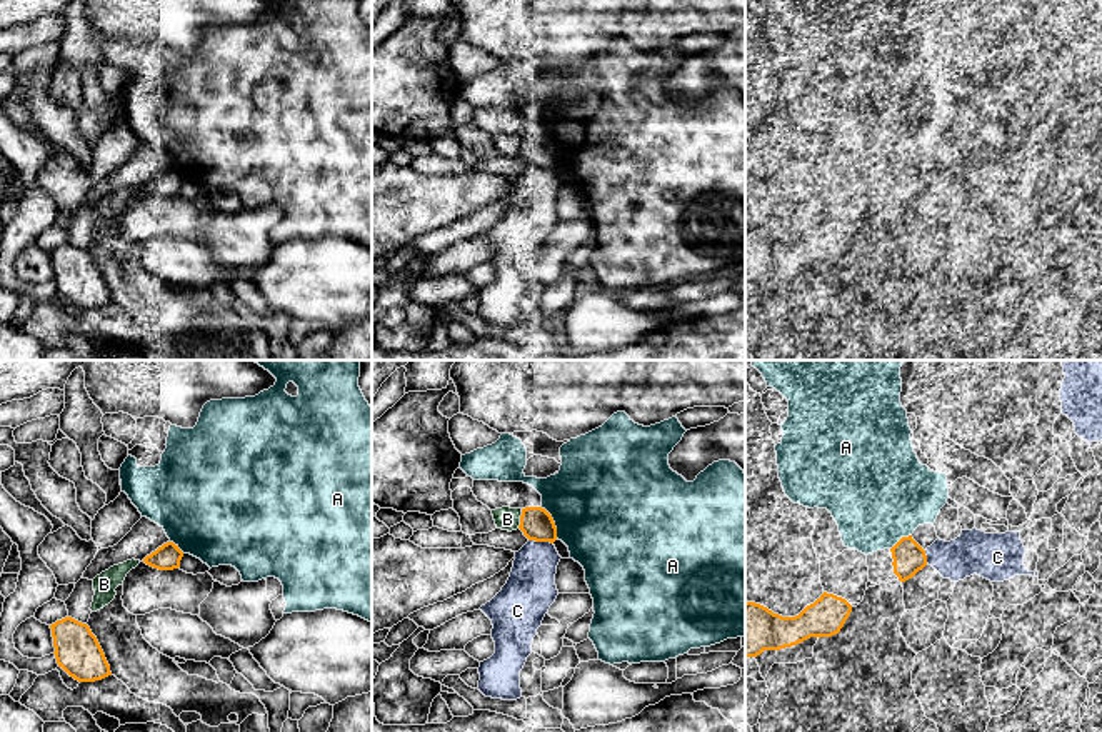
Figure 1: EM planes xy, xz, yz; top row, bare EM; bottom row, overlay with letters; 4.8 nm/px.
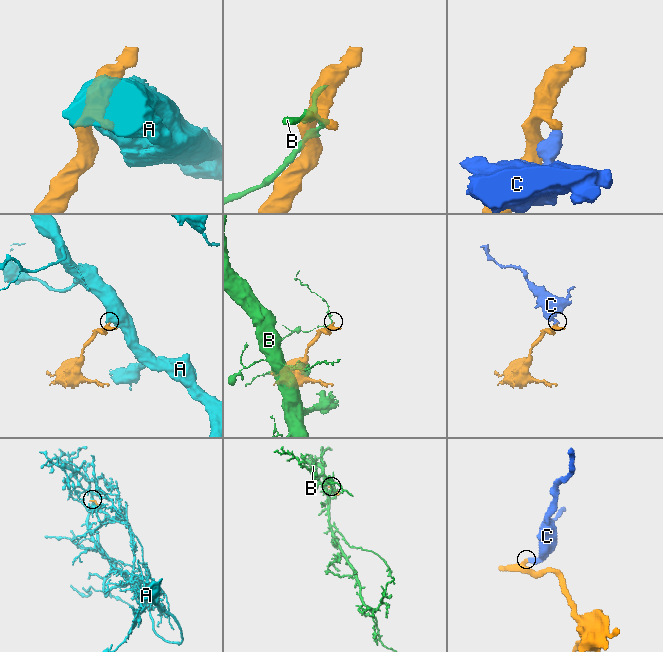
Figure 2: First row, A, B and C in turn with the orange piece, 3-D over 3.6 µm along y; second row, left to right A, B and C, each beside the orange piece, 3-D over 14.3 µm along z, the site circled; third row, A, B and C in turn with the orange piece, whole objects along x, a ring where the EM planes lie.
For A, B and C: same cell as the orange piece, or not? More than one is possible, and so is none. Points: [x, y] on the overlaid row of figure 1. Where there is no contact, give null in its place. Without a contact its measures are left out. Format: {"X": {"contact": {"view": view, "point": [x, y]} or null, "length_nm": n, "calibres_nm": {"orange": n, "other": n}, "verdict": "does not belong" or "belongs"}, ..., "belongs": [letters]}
{"A": {"contact": {"view": "xz", "point": [554, 522]}, "length_nm": 170, "calibres_nm": {"orange": 160, "other": 500}, "verdict": "does not belong"}, "B": {"contact": {"view": "xz", "point": [520, 519]}, "length_nm": 100, "calibres_nm": {"orange": 160, "other": 110}, "verdict": "does not belong"}, "C": {"contact": {"view": "xz", "point": [540, 541]}, "length_nm": 120, "calibres_nm": {"orange": 160, "other": 240}, "verdict": "does not belong"}, "belongs": []}

